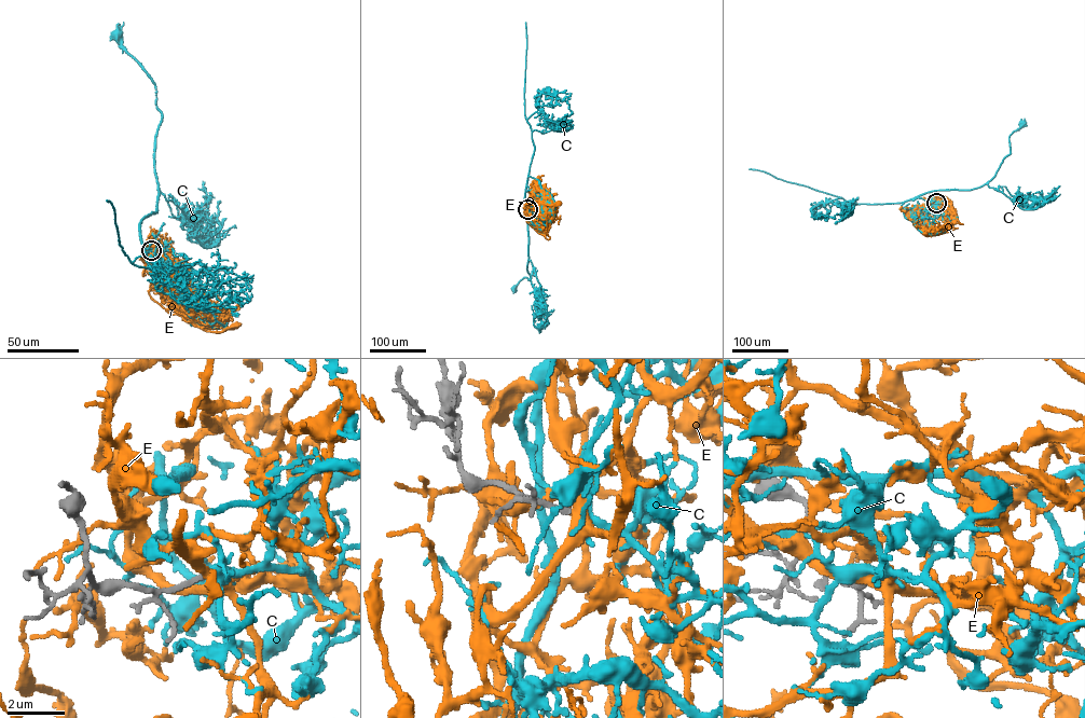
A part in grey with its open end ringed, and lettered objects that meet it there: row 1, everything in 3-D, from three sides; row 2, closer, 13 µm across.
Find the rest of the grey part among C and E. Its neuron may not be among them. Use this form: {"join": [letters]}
{"join": ["C"]}

